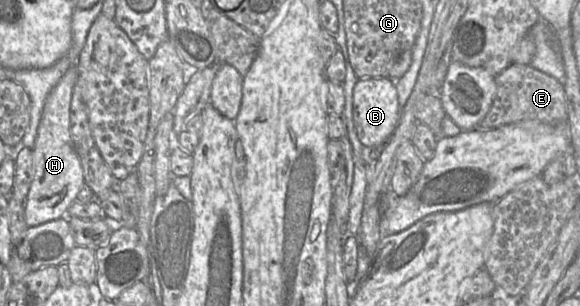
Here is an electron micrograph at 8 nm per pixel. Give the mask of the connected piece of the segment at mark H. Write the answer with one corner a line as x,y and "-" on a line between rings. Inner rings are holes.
71,66
51,90
44,102
35,143
32,147
34,178
24,201
24,217
28,227
66,216
68,207
76,200
78,191
84,183
82,165
70,134
70,104
77,81
77,74
77,67

